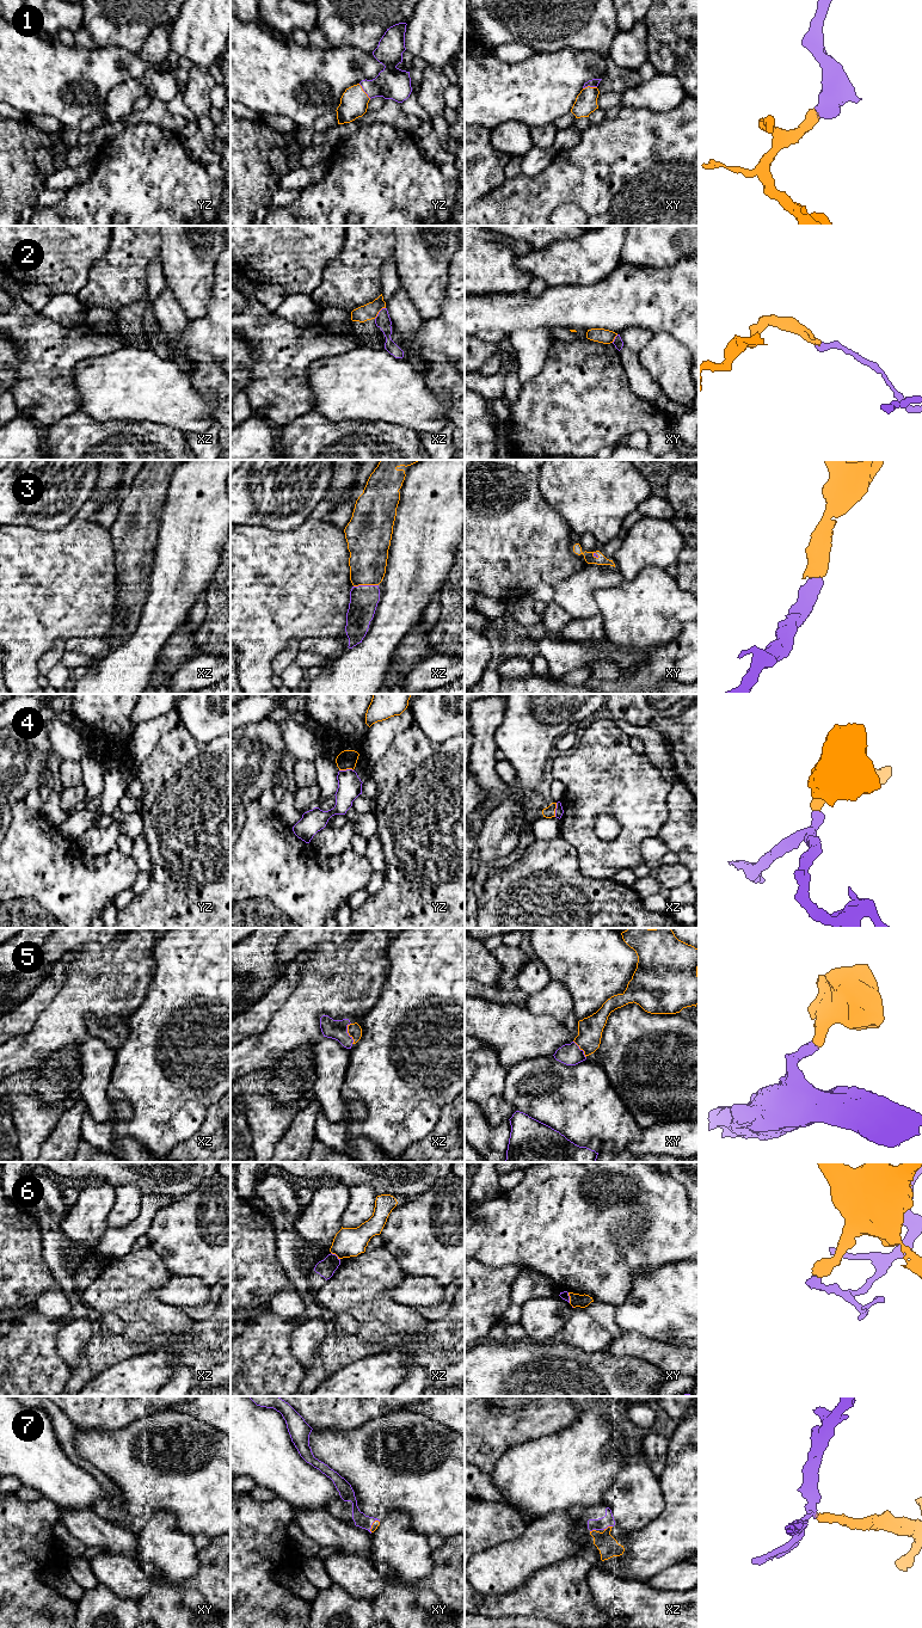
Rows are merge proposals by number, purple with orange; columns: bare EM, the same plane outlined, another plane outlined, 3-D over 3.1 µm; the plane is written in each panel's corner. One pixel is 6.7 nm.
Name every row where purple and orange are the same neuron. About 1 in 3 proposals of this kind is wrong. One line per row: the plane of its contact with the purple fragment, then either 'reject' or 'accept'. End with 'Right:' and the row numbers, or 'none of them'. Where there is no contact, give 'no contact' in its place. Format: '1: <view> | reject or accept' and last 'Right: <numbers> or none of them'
1: yz | accept
2: xz | reject
3: xz | accept
4: yz | reject
5: xz | accept
6: xz | reject
7: xz | accept
Right: 1, 3, 5, 7

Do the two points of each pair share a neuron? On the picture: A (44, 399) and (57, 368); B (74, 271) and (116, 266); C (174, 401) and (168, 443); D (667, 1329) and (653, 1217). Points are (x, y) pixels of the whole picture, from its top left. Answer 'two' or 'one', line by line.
A: one
B: two
C: two
D: two

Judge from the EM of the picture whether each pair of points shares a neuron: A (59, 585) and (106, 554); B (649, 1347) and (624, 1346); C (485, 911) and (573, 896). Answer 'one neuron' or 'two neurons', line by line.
A: one neuron
B: one neuron
C: one neuron

